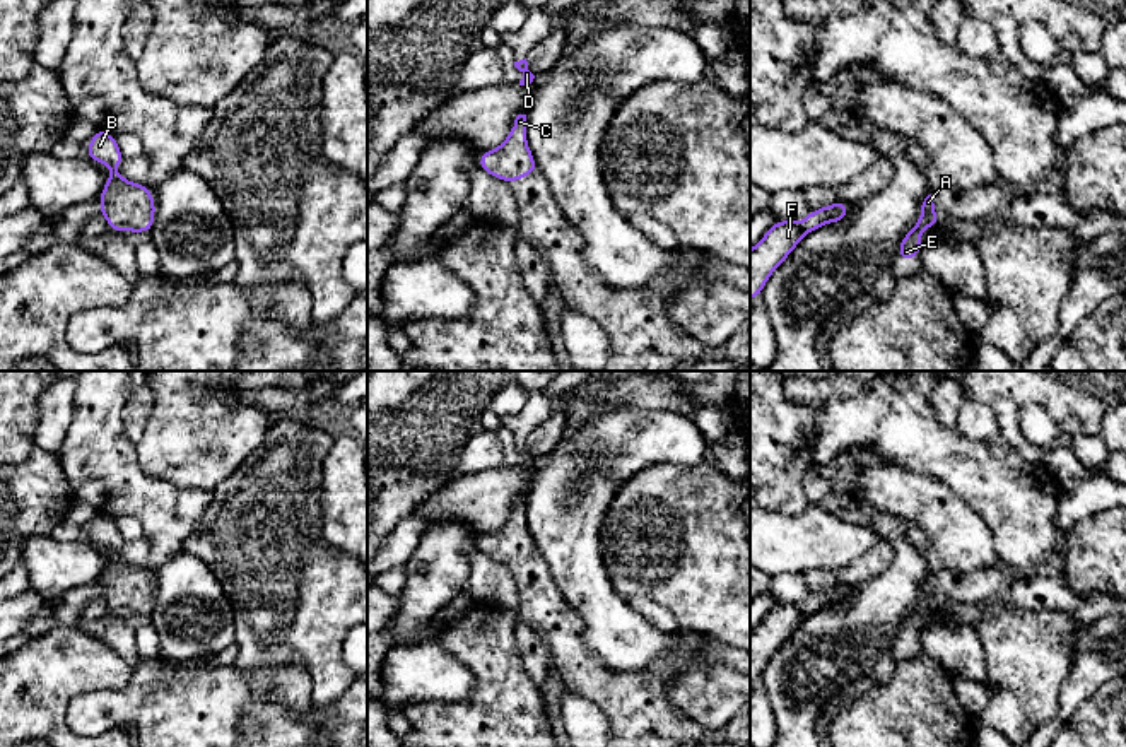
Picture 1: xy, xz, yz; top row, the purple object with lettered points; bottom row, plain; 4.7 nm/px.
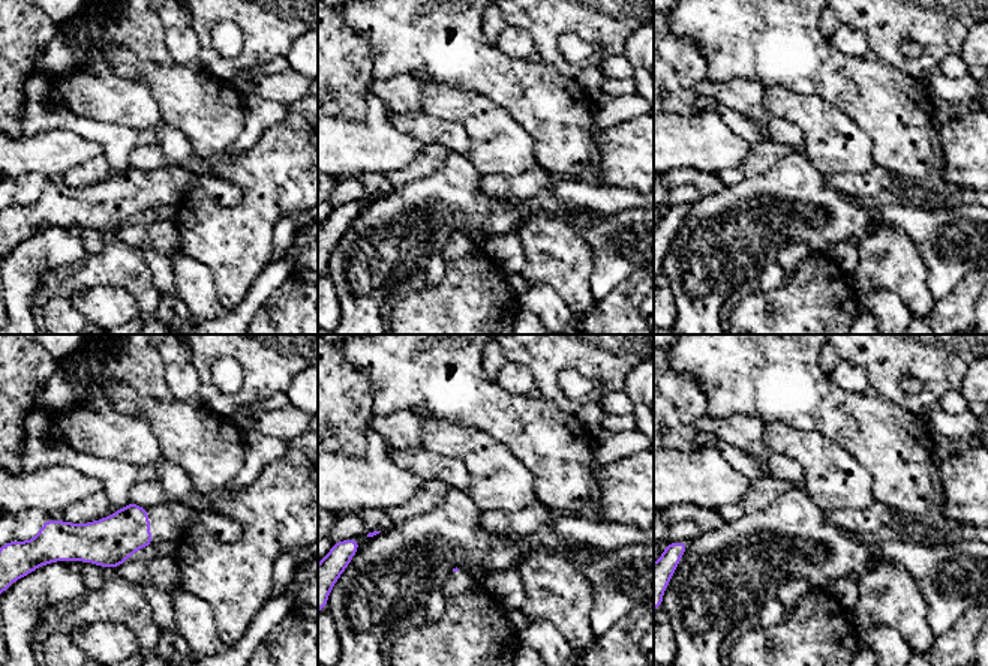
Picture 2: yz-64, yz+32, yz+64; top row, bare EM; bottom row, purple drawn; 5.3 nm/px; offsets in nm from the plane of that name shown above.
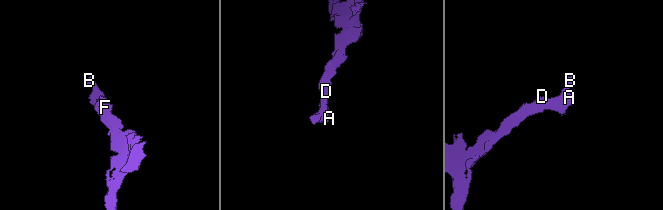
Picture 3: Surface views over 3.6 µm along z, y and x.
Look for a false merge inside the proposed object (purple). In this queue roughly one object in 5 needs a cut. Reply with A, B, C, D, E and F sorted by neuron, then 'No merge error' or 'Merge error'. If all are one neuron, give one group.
Groups: A B C D E F. No merge error

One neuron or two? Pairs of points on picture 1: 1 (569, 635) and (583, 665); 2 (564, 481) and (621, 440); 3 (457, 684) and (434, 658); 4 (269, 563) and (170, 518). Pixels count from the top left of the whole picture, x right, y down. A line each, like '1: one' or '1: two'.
1: one
2: one
3: one
4: two

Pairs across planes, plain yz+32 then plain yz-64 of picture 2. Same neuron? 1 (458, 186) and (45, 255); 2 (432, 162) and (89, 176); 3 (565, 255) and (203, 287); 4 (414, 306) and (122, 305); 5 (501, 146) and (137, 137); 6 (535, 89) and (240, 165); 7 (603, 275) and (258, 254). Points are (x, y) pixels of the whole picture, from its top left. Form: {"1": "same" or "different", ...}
{"1": "same", "2": "same", "3": "different", "4": "different", "5": "different", "6": "different", "7": "different"}

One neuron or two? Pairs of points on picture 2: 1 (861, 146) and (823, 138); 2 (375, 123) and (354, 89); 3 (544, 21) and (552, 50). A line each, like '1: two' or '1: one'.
1: one
2: two
3: one

